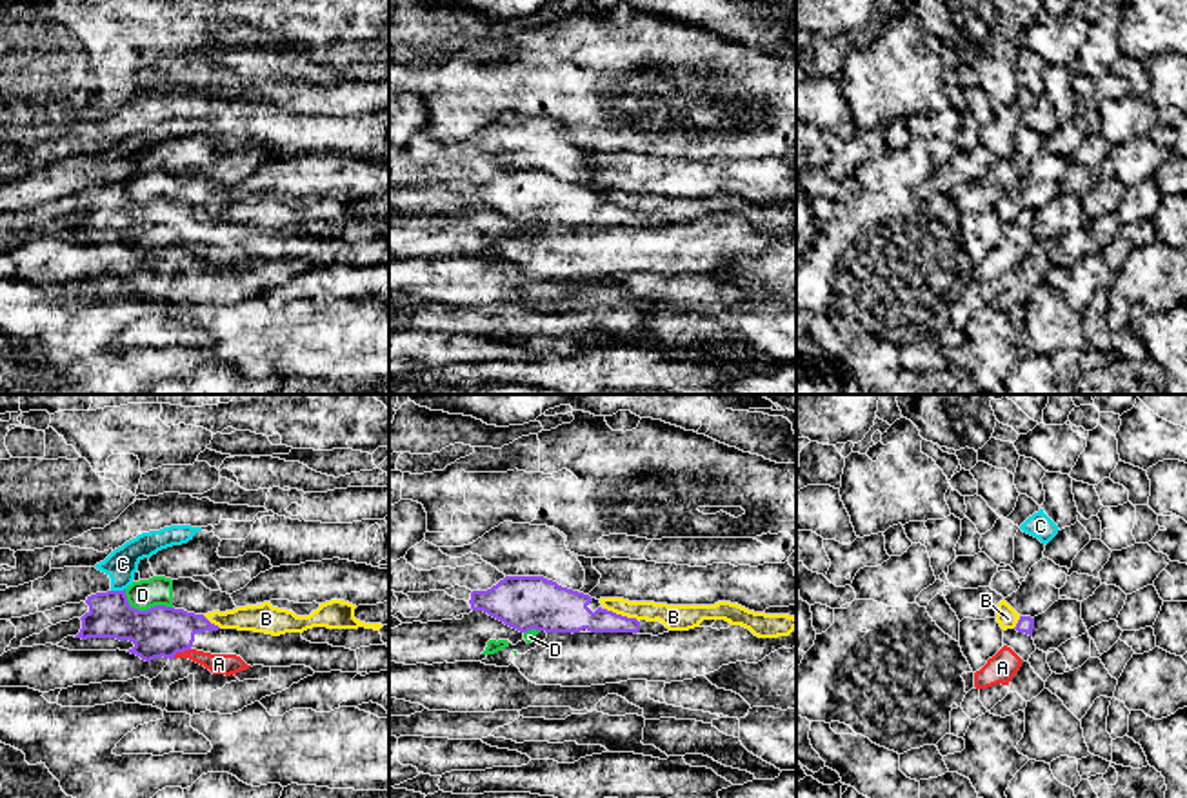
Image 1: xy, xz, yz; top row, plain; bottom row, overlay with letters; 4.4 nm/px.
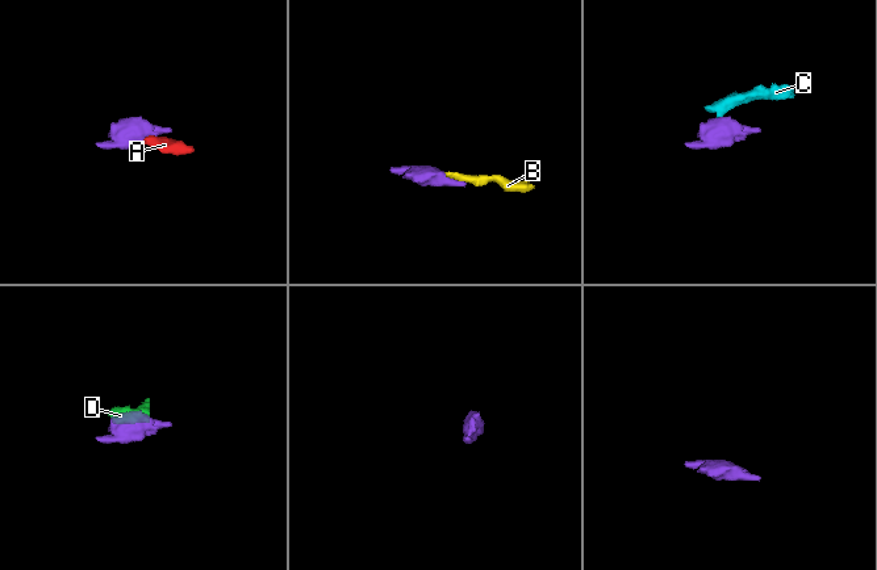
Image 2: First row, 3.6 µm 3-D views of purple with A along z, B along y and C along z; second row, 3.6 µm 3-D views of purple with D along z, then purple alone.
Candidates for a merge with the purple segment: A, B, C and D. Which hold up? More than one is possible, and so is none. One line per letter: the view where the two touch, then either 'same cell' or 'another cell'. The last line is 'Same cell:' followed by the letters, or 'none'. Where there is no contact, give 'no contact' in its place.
A: meets purple in xy; same cell
B: meets purple in xz; another cell
C: meets purple in xy; another cell
D: meets purple in xy; another cell
Same cell: A

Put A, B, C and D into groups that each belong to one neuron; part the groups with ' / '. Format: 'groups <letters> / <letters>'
groups A / B D / C

